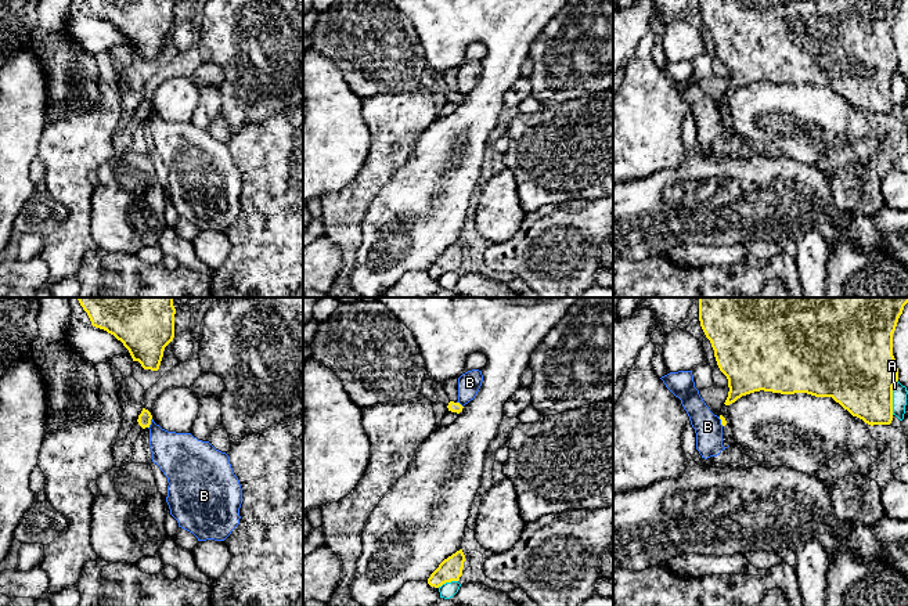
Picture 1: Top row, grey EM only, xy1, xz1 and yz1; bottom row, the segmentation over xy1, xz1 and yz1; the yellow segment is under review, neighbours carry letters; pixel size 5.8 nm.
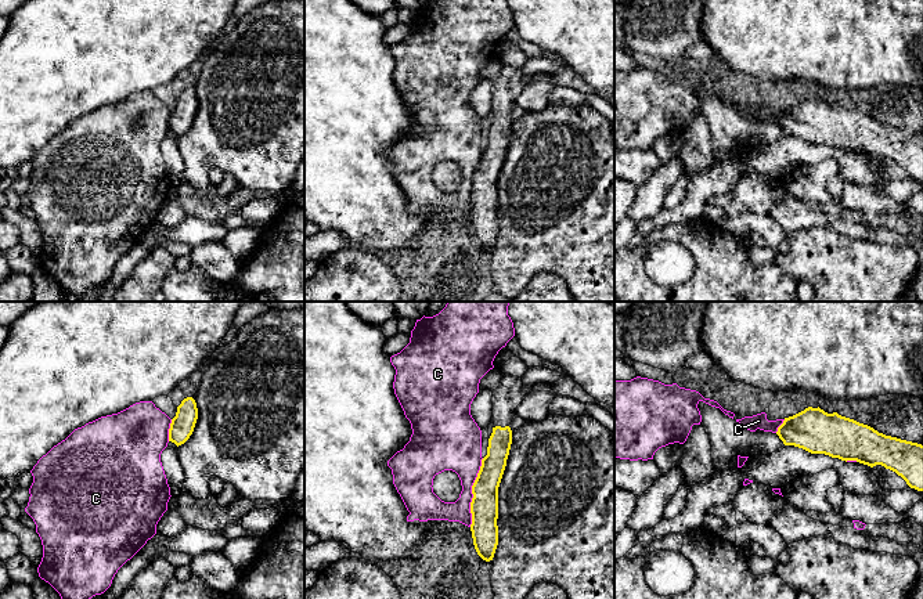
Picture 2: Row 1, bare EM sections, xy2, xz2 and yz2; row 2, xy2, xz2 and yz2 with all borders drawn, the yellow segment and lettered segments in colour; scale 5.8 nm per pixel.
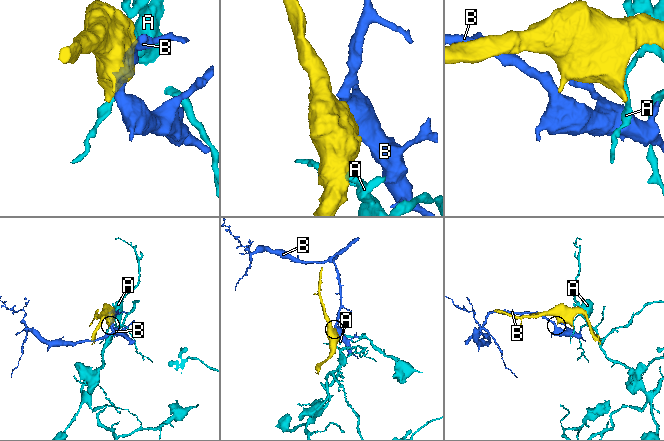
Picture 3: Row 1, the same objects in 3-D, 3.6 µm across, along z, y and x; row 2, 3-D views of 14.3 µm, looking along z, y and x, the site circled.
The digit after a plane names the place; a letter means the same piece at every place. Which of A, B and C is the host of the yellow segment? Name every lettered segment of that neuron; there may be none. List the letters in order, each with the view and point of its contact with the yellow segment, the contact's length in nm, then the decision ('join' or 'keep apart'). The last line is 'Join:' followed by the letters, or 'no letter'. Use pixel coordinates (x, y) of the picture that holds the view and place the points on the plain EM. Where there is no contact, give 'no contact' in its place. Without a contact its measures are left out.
A: yz1 (892, 87) | 220 nm | keep apart
B: xy1 (150, 114) | 70 nm | keep apart
C: xz2 (472, 183) | 400 nm | keep apart
Join: no letter

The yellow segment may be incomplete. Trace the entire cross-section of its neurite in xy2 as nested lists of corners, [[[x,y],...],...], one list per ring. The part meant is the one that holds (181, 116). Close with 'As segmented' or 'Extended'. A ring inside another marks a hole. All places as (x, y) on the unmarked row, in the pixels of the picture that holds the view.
[[[187,87],[177,97],[176,107],[172,109],[169,119],[169,131],[177,137],[184,134],[194,122],[198,109],[197,93],[192,87]]]. As segmented

